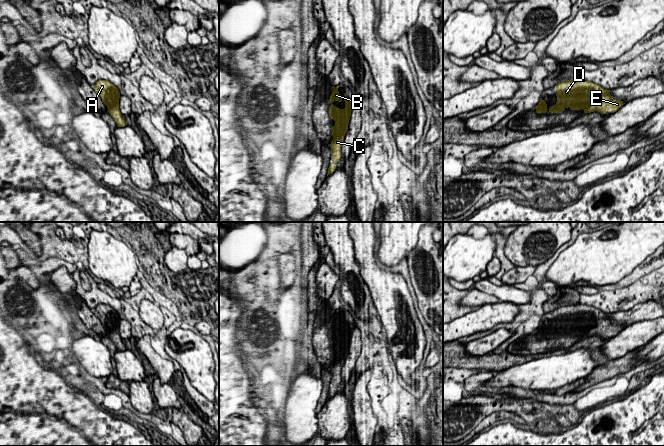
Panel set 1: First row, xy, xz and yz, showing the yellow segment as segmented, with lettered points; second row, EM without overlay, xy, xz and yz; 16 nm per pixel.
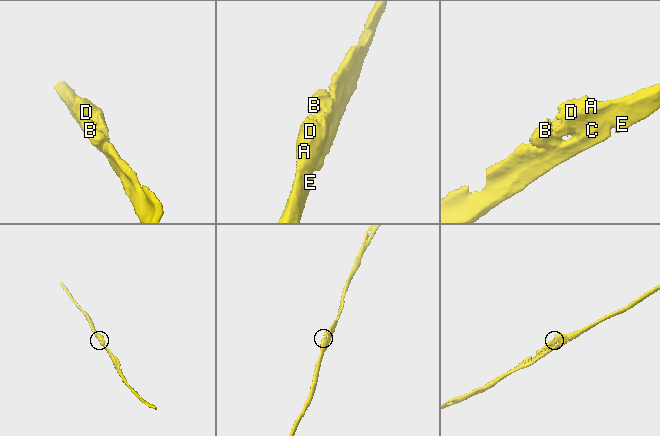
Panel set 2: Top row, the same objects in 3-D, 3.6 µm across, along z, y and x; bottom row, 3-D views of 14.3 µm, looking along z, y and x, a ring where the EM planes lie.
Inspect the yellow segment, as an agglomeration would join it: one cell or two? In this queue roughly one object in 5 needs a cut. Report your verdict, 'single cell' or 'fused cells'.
single cell

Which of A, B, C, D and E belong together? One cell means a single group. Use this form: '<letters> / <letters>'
A B C D E

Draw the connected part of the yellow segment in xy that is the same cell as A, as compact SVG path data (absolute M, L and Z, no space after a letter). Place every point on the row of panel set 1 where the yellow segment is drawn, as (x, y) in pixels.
M99 80L95 83L94 91L108 107L108 113L114 118L117 127L125 127L128 121L123 119L123 115L118 108L121 96L118 88L107 80Z

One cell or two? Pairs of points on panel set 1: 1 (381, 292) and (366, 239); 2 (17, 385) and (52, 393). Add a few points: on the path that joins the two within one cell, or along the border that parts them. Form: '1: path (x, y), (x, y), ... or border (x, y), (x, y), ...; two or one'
1: path (377, 279), (370, 271), (366, 252); one
2: path (26, 387), (43, 392); one

